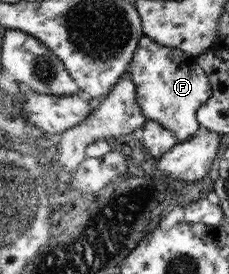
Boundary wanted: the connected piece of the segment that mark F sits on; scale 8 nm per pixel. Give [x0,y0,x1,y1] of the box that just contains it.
[129,36,211,143]

